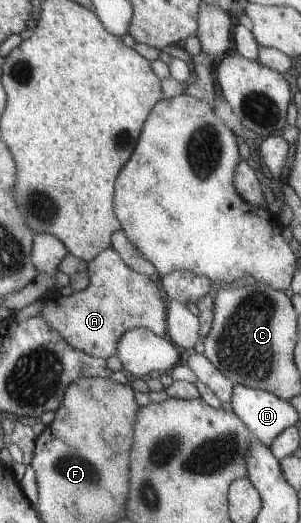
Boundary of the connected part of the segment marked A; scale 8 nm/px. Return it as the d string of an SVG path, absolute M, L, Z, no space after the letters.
M108 247L98 258L89 262L88 272L90 285L84 291L75 291L66 297L55 287L39 298L42 301L39 315L42 315L72 347L107 360L118 353L120 338L128 330L144 328L155 332L156 335L166 336L166 309L162 291L156 283L152 283L151 277L132 271L113 247Z

